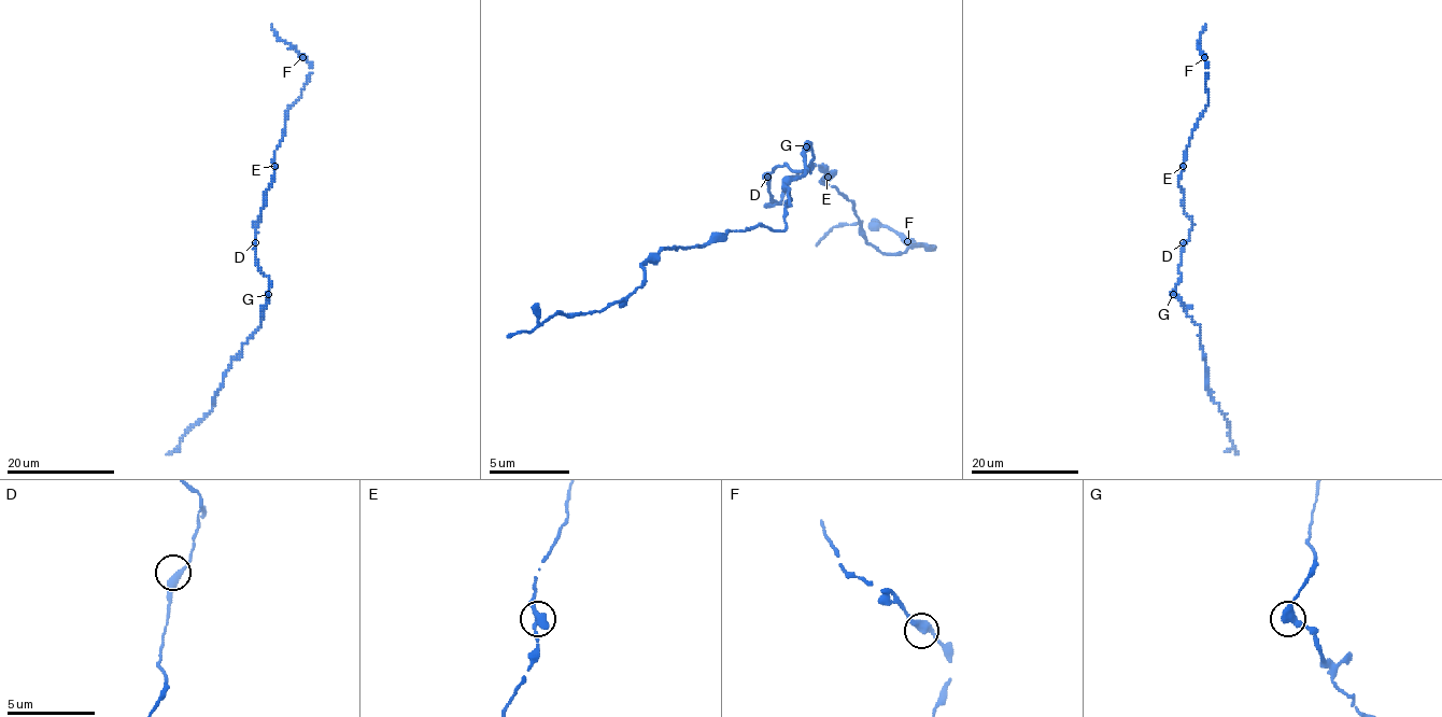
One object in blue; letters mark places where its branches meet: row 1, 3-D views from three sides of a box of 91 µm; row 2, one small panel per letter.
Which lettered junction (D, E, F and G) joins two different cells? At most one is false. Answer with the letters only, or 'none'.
none

